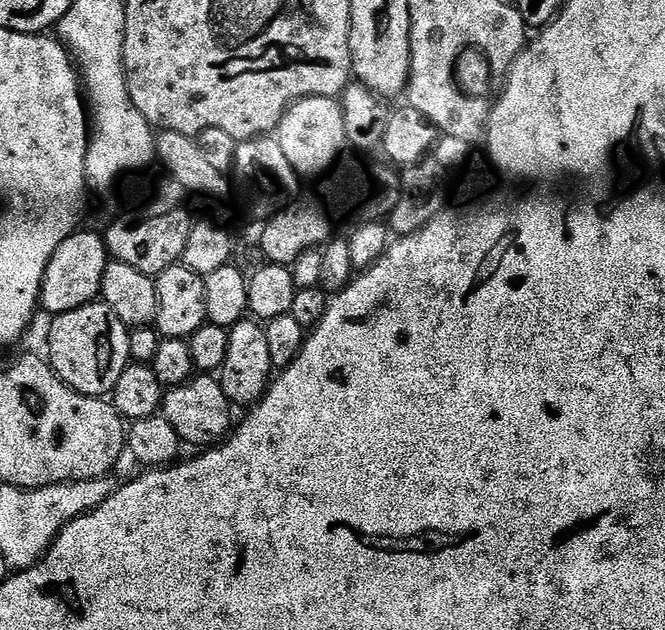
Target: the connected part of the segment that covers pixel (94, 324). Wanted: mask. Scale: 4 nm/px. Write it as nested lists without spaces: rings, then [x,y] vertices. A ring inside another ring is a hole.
[[[84,302],[79,308],[62,312],[51,317],[52,325],[48,328],[48,353],[46,359],[56,371],[56,376],[62,383],[68,384],[75,392],[87,396],[107,397],[114,390],[122,370],[130,362],[129,325],[123,324],[103,302]]]

